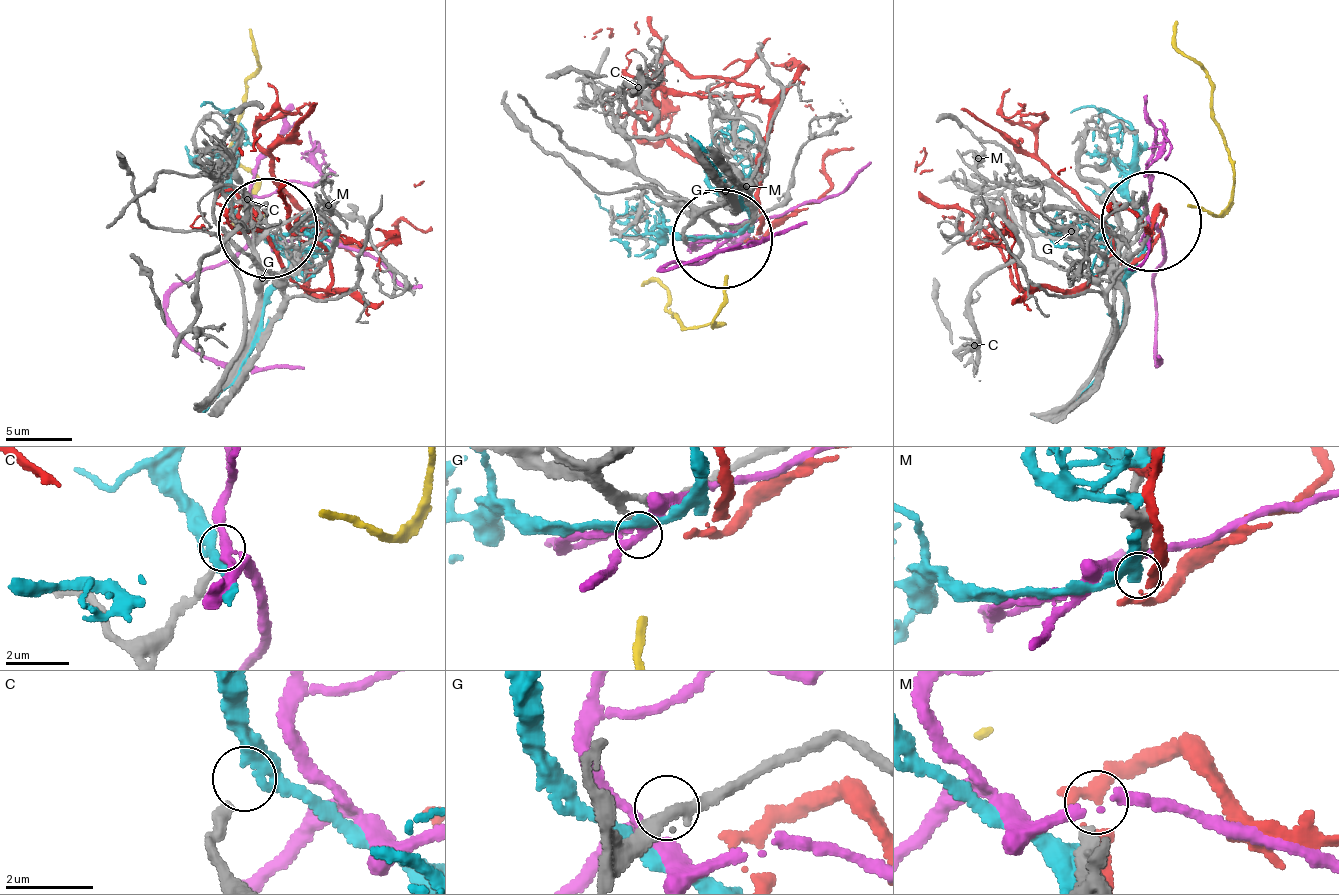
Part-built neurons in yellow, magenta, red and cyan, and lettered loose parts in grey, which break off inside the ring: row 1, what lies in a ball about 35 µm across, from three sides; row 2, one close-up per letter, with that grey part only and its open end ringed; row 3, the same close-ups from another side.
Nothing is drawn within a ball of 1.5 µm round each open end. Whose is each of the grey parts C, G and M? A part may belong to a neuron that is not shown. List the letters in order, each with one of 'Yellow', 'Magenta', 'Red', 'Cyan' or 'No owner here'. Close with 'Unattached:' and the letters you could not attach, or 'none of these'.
C: No owner here
G: No owner here
M: No owner here
Unattached: C, G, M

